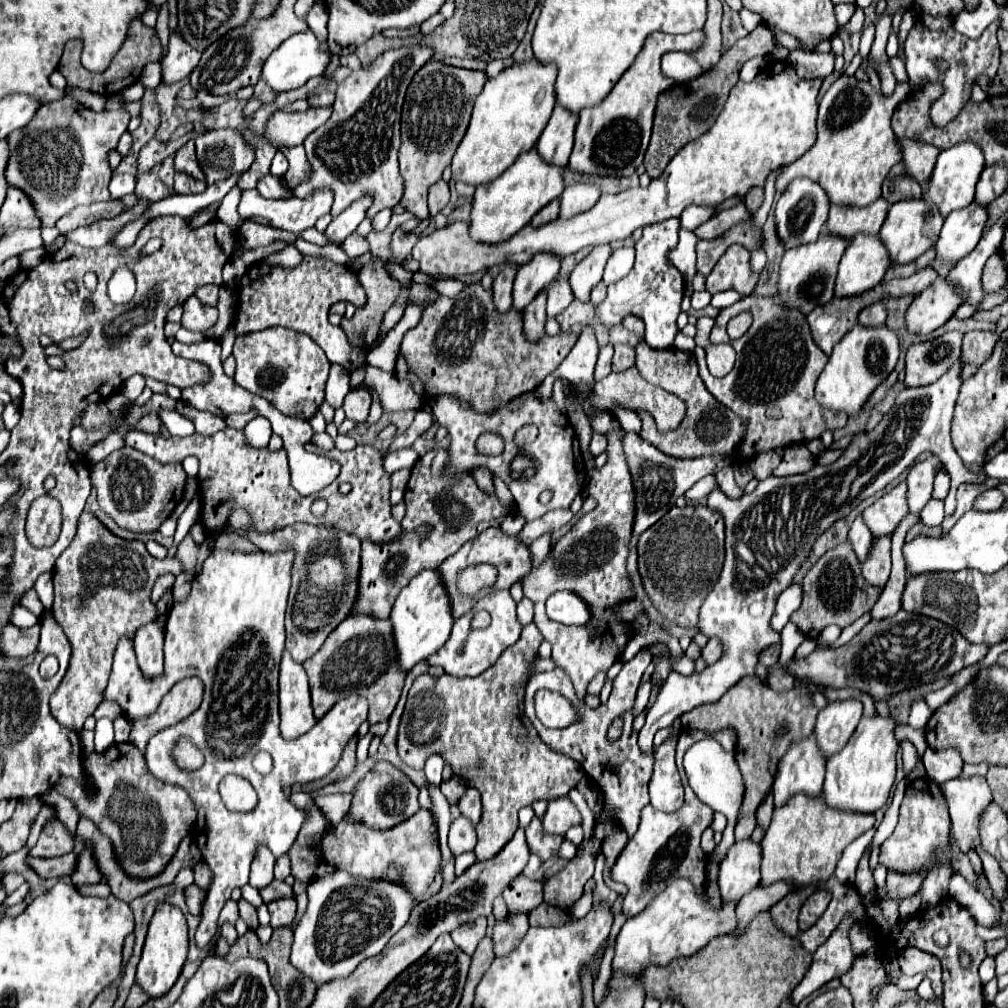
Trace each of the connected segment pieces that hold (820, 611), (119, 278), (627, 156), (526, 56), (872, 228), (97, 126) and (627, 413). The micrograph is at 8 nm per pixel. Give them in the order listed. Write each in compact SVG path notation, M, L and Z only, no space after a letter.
M842 542L836 548L828 550L804 576L802 580L802 604L790 616L790 622L798 626L798 630L806 636L816 640L818 632L830 624L848 626L860 616L868 614L876 600L880 598L882 588L874 588L872 584L866 584L860 560L856 558L856 552L850 548L850 542Z
M128 266L116 268L112 274L112 284L108 284L108 296L114 304L124 304L130 302L136 292L136 278L134 272Z
M656 32L646 40L646 46L642 48L642 54L636 58L636 62L624 72L622 80L612 88L610 96L602 100L602 104L596 104L594 108L584 108L578 116L576 126L576 142L574 150L568 162L570 170L584 172L584 174L596 174L596 176L632 176L636 168L642 164L650 132L652 132L652 120L656 110L658 96L676 84L676 80L670 80L660 70L660 58L666 52L696 52L702 48L704 32L690 32L686 36L670 36Z
M536 8L536 12L532 14L532 18L530 18L530 22L528 22L528 30L526 30L526 36L524 36L524 40L520 42L520 46L518 46L518 50L514 52L514 60L518 60L518 62L526 62L526 60L532 60L532 44L530 44L530 40L532 40L532 32L534 32L534 24L536 24L536 18L538 18L538 8Z
M878 198L870 206L858 208L858 206L838 206L834 204L830 208L830 218L826 222L828 232L844 236L848 240L854 238L858 232L870 232L878 234L888 214L888 202L884 198Z
M122 94L108 96L102 112L82 106L72 96L44 104L40 112L42 128L34 120L8 136L10 160L6 180L14 184L14 188L22 188L22 192L30 194L34 208L38 208L38 216L42 216L42 226L54 226L60 216L80 204L112 198L108 192L112 178L108 154L116 150L120 136L126 132L130 114L124 108Z
M616 408L614 414L620 420L622 428L626 428L626 432L640 432L642 420L640 420L638 414L634 414L632 410L626 410L626 408Z

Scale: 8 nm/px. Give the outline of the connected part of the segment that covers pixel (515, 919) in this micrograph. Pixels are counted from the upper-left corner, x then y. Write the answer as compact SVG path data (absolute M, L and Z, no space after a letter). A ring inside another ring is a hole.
M508 914L504 920L498 920L494 924L492 940L494 940L494 954L506 956L510 954L530 928L528 914Z

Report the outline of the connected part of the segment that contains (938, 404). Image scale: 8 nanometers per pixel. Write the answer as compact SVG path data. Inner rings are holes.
M956 360L938 382L922 386L922 388L904 388L888 414L880 420L880 424L870 432L860 432L852 438L842 456L828 466L814 466L804 474L794 474L786 478L768 476L758 482L752 494L744 494L740 500L730 500L722 494L720 488L714 488L708 494L708 506L718 510L726 522L726 560L720 572L718 582L706 596L700 608L700 630L706 636L718 636L724 644L724 656L708 666L706 670L692 674L690 678L674 678L674 672L668 676L666 684L660 690L660 700L654 702L654 710L648 712L646 724L640 730L640 750L650 752L654 748L652 738L656 730L668 728L676 718L694 710L702 704L718 702L740 678L754 674L756 666L756 648L764 650L772 644L780 642L780 634L770 628L770 618L774 614L776 598L788 584L792 576L808 558L812 544L816 538L830 528L836 520L844 518L856 504L864 498L884 490L892 480L896 480L922 452L936 454L946 466L951 478L951 486L944 500L945 516L951 515L953 497L960 484L982 484L988 476L984 470L974 472L968 470L960 456L952 448L950 440L950 422L954 414L954 404L958 398L958 390L962 386L960 380L962 362ZM920 402L920 418L916 414ZM908 426L908 438L906 438ZM862 478L858 484L858 494L854 494L852 480ZM742 548L742 556L748 556L750 562L756 562L760 568L748 566L738 572L738 550Z

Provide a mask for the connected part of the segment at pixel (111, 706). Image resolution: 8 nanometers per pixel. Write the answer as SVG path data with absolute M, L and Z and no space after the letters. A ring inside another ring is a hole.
M104 702L104 704L98 708L98 712L94 712L94 718L98 720L98 718L106 716L106 718L110 718L110 720L116 720L120 714L122 714L122 710L120 710L118 704L114 704L114 702Z

